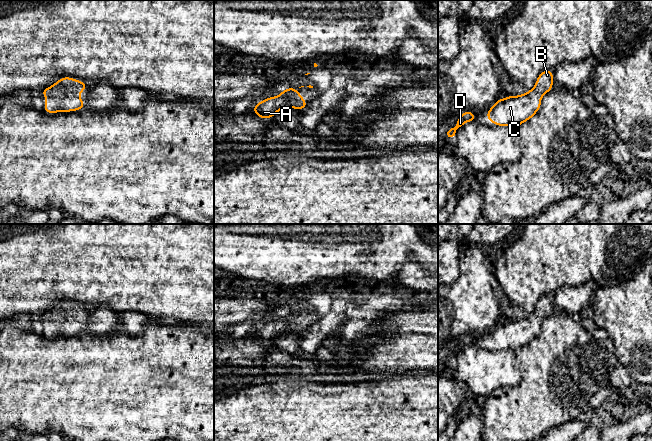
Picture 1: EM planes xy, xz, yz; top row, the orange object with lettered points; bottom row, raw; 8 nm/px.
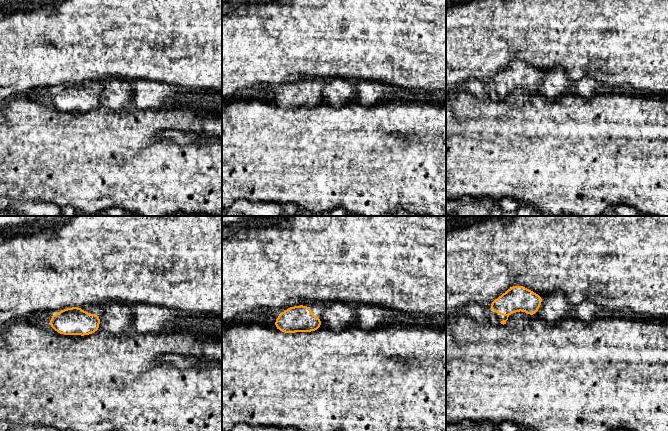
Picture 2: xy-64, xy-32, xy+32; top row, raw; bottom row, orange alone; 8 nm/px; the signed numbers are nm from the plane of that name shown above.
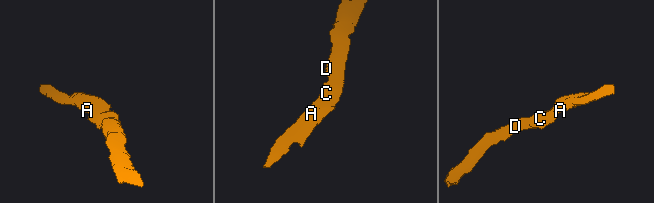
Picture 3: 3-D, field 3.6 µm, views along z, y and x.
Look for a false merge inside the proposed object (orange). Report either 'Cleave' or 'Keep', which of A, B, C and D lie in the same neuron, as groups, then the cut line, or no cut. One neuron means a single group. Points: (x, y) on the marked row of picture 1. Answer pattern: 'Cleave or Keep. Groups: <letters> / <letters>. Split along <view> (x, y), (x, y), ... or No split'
Keep. Groups: A B C D. No split

